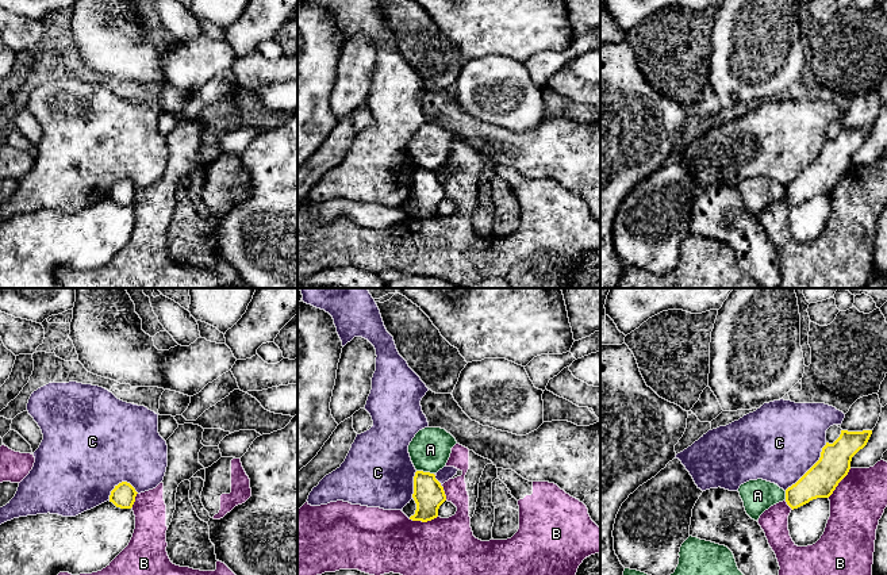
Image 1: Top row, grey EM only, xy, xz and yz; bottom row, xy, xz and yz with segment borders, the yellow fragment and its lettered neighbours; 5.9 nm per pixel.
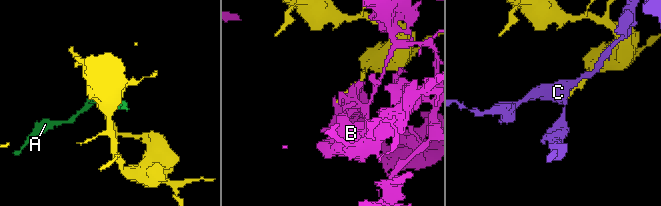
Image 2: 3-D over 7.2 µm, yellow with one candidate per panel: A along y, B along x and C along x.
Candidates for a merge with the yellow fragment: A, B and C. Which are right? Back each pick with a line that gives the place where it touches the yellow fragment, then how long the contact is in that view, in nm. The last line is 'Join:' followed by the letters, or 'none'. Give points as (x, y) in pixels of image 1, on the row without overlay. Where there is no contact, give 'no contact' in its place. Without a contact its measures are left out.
Join: none

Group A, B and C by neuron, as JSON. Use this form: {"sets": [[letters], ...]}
{"sets": [["A"], ["B"], ["C"]]}

